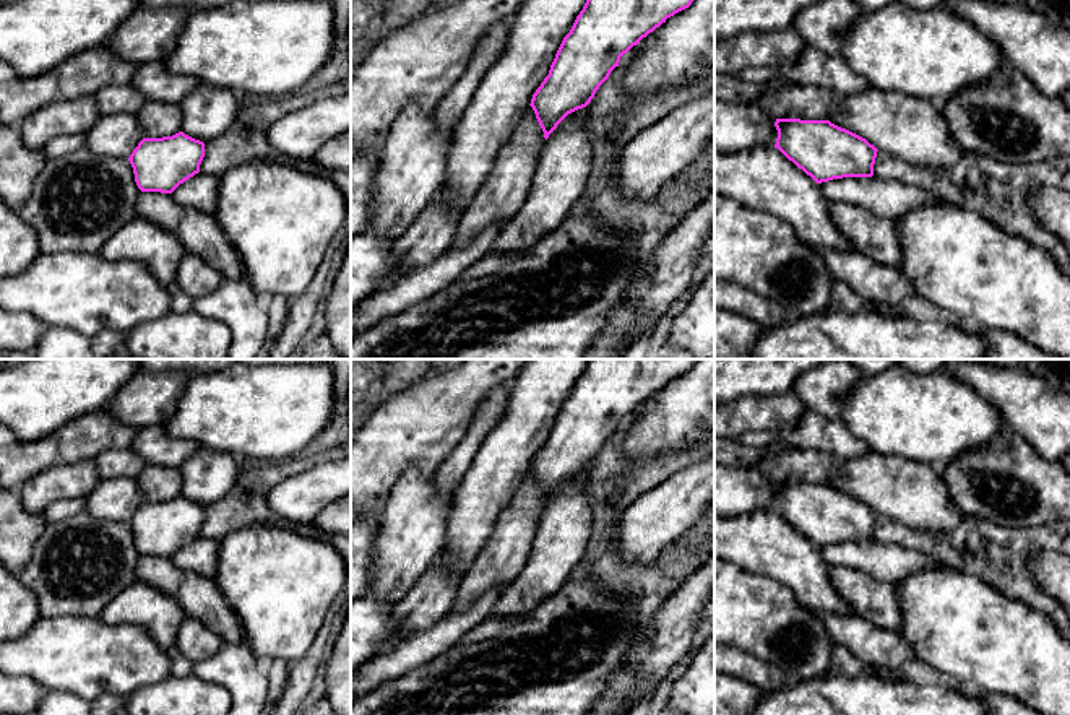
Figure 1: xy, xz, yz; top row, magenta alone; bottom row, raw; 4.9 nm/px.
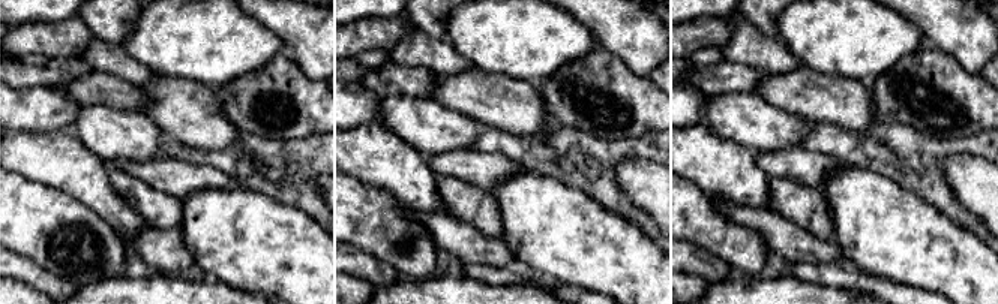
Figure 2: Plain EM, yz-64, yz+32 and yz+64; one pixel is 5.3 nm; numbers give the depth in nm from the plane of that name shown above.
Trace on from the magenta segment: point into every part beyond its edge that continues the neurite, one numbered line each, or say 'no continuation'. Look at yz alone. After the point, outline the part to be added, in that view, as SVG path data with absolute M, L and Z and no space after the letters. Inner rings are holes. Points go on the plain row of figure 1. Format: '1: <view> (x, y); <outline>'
no continuation

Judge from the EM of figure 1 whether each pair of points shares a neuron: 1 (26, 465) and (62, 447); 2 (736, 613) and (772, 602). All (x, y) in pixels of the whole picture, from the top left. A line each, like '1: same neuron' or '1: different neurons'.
1: same neuron
2: same neuron

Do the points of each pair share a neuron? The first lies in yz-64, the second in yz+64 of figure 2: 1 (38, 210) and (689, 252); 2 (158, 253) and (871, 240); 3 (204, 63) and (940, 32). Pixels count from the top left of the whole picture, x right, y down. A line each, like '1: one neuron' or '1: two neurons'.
1: two neurons
2: two neurons
3: two neurons

